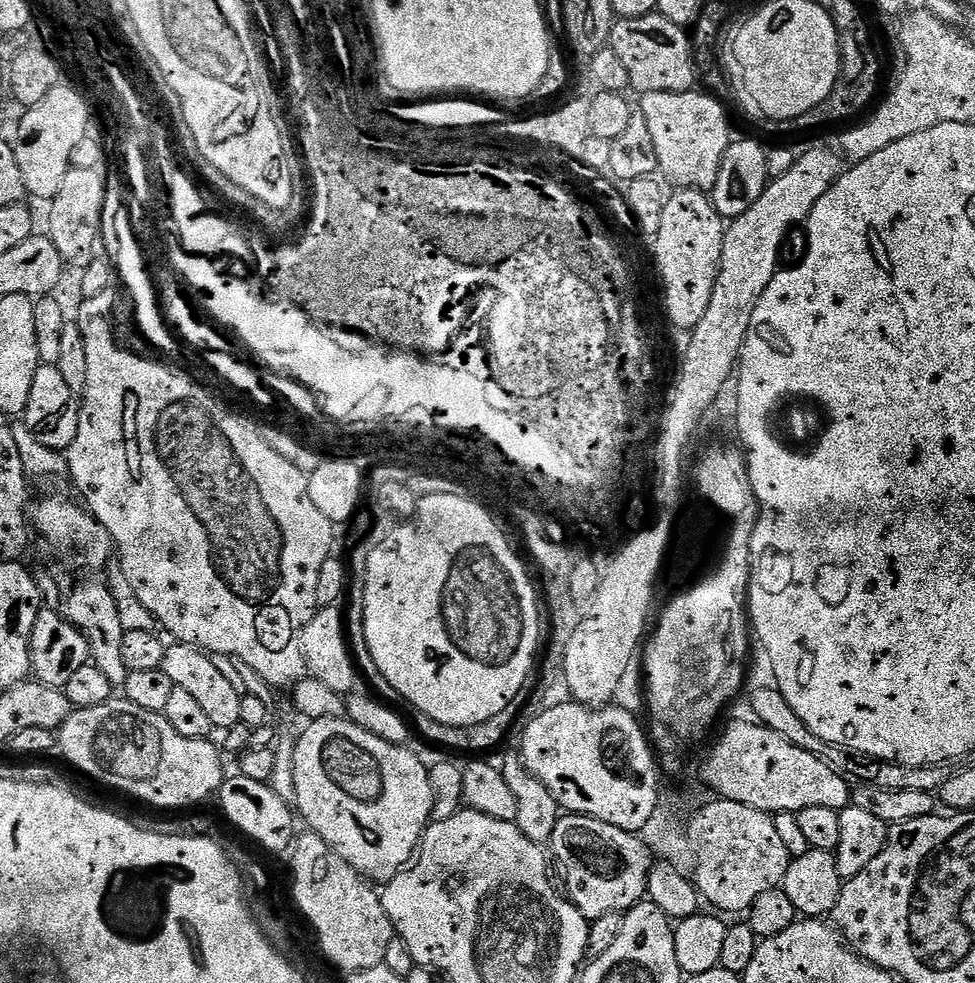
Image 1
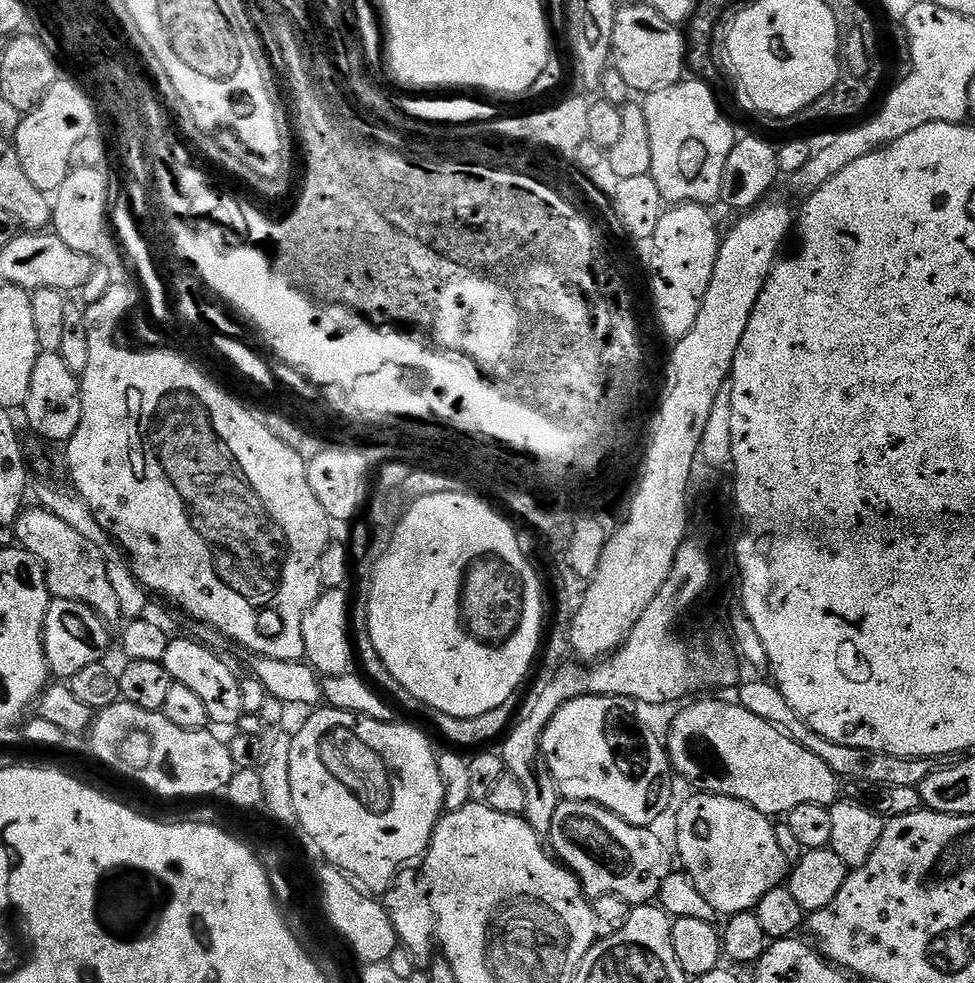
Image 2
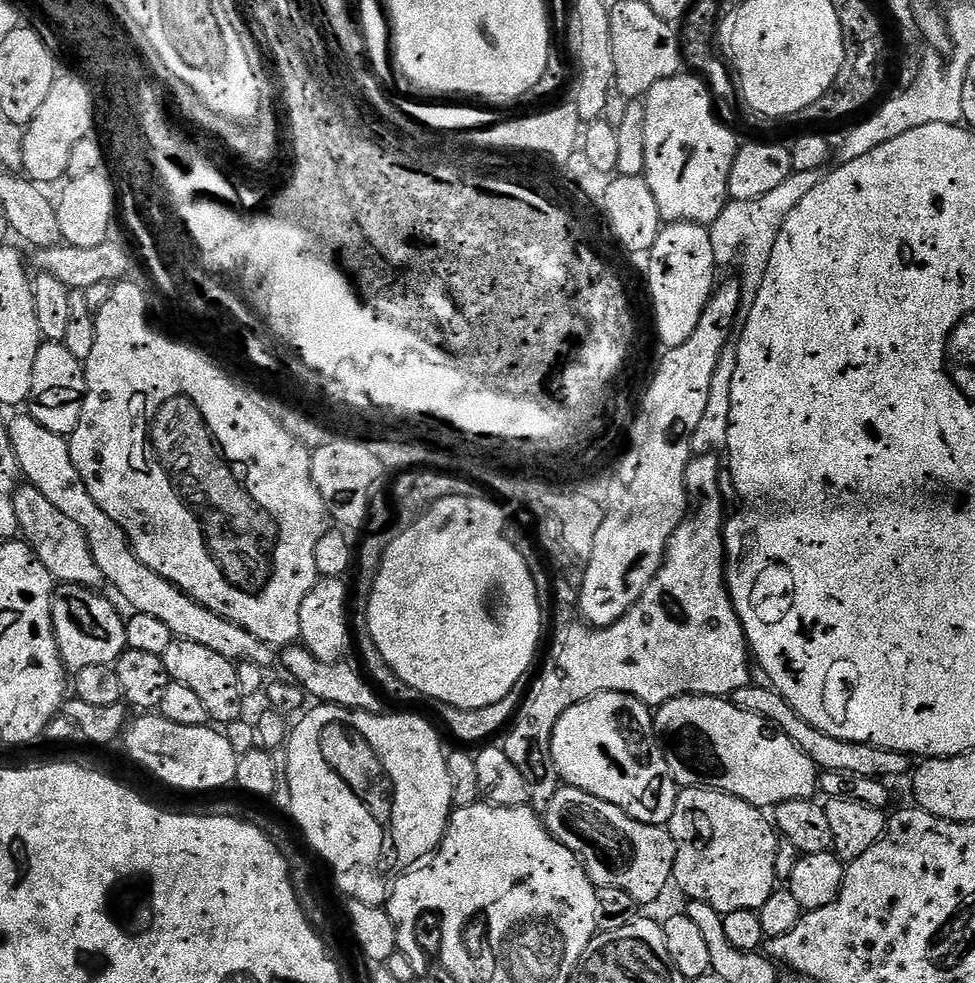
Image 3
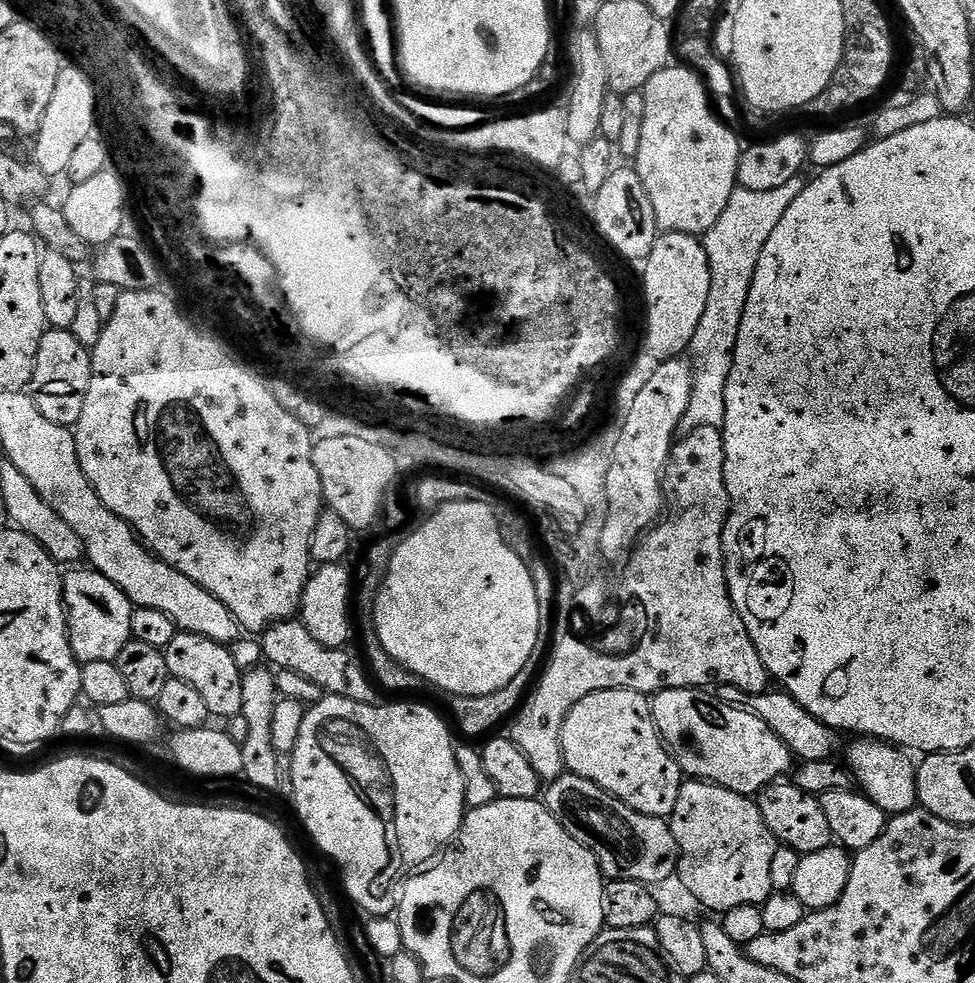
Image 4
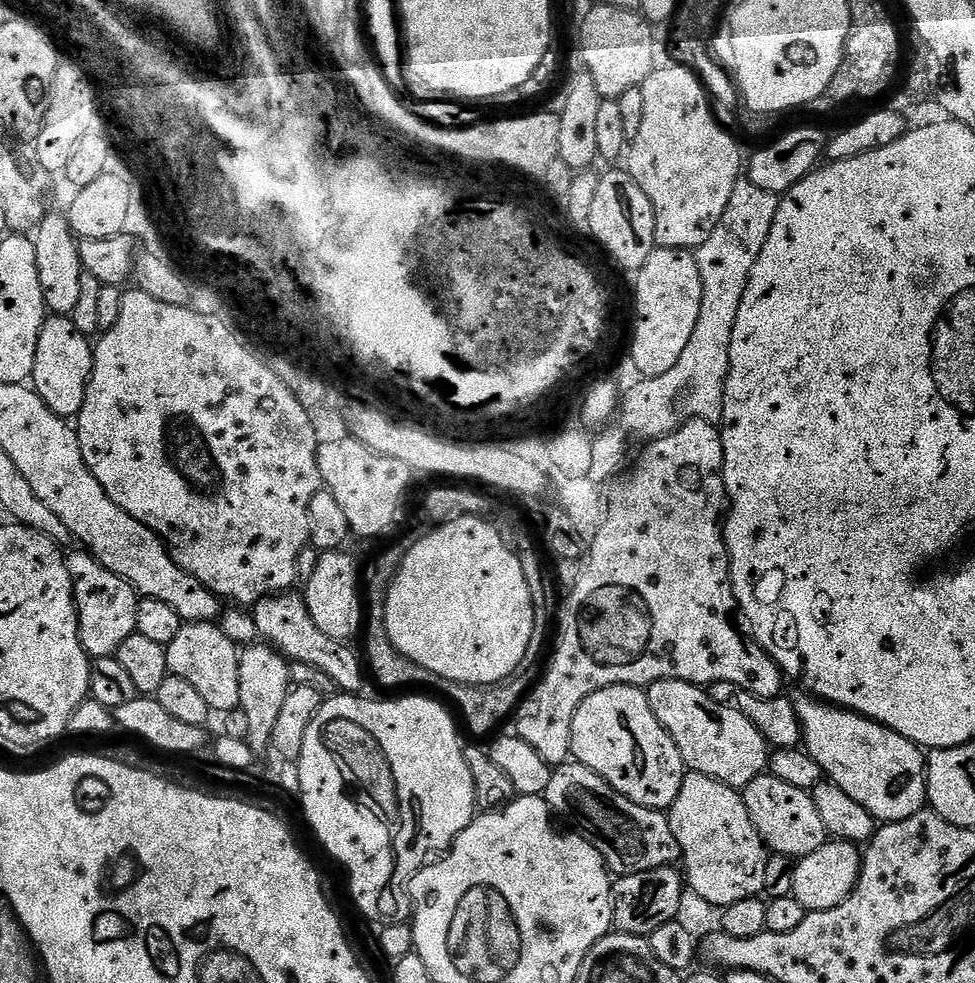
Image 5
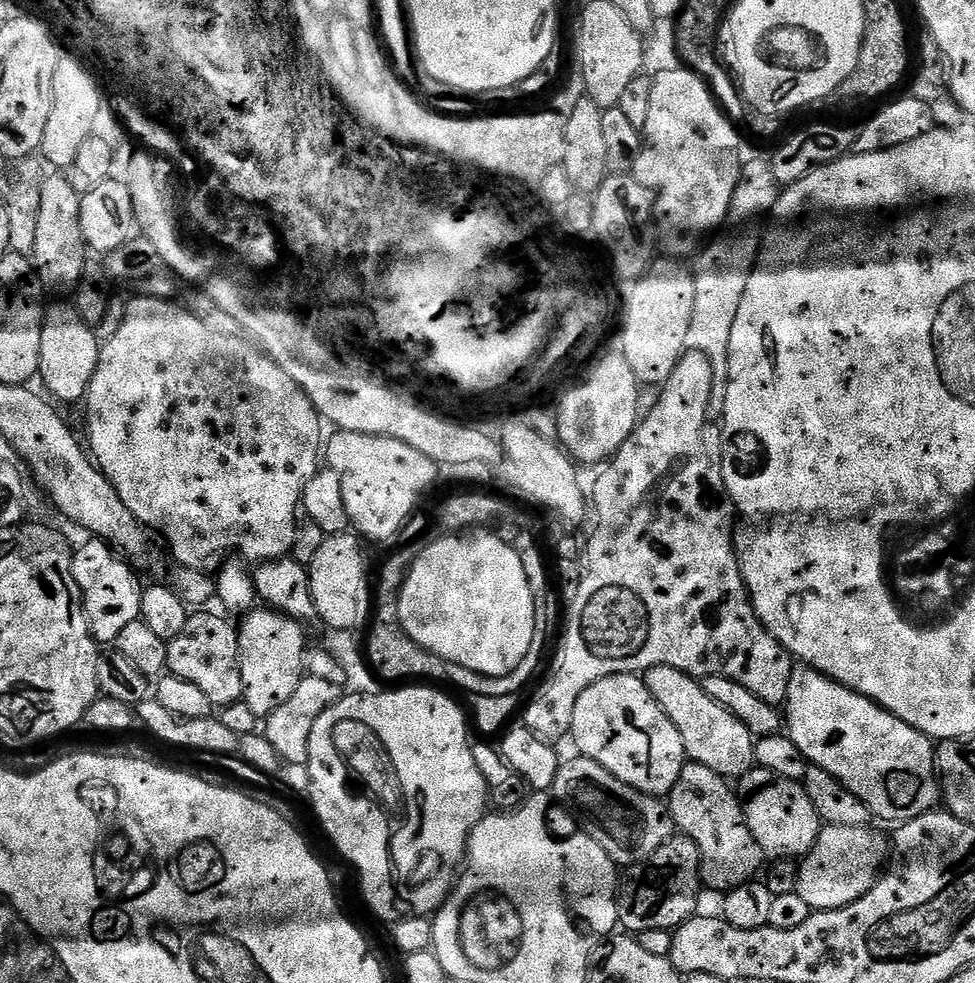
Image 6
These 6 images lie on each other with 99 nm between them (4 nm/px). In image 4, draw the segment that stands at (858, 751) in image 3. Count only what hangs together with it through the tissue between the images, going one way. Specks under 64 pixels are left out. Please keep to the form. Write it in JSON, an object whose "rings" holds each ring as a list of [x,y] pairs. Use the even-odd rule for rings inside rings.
{"rings":[[[723,686],[719,689],[718,698],[723,704],[728,704],[731,708],[746,710],[746,714],[754,714],[754,718],[762,718],[774,734],[786,747],[792,751],[793,757],[800,762],[822,762],[831,761],[836,752],[837,733],[833,729],[826,727],[814,714],[810,714],[801,706],[793,696],[789,696],[783,690],[765,690],[758,694],[750,694],[738,690],[734,686]]]}

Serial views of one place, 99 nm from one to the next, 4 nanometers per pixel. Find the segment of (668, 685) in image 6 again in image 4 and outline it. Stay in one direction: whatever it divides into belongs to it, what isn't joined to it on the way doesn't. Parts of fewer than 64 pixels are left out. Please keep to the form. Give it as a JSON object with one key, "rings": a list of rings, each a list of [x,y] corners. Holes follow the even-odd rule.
{"rings":[[[662,688],[650,700],[660,739],[685,777],[706,780],[752,798],[793,771],[792,751],[762,718],[754,718],[754,714],[731,708],[715,695],[708,695],[712,694],[699,688]]]}

